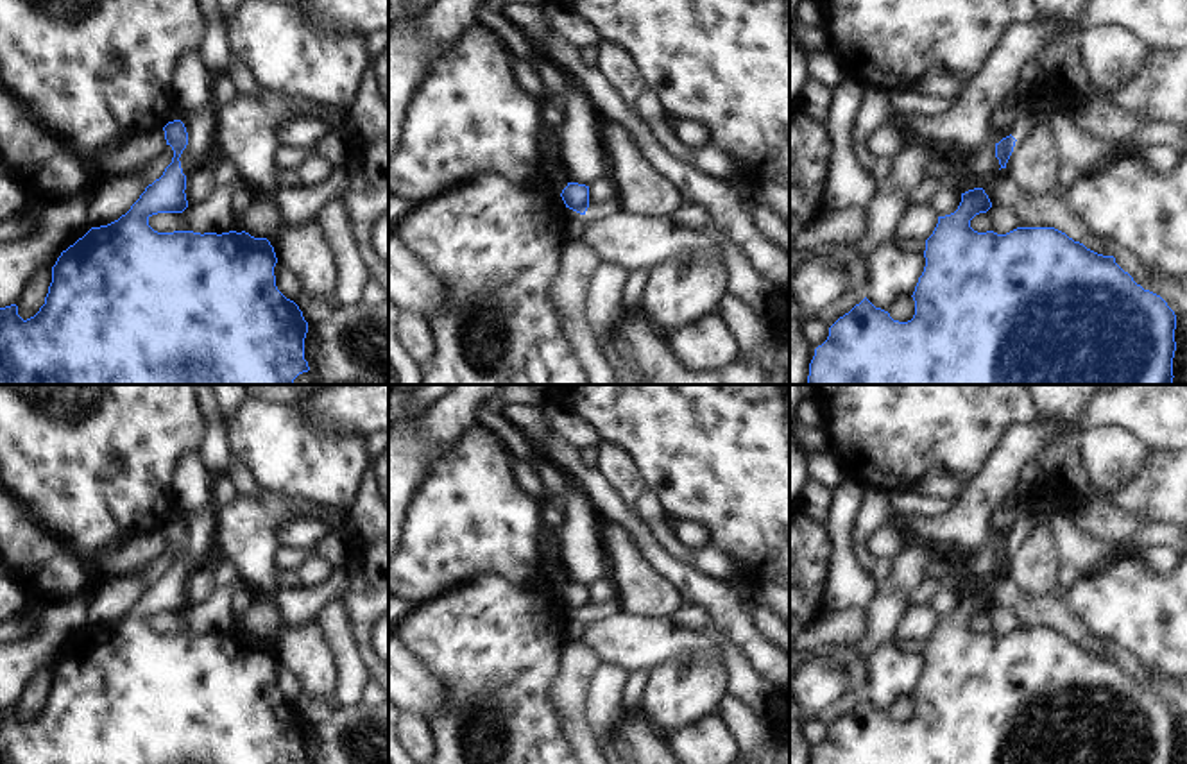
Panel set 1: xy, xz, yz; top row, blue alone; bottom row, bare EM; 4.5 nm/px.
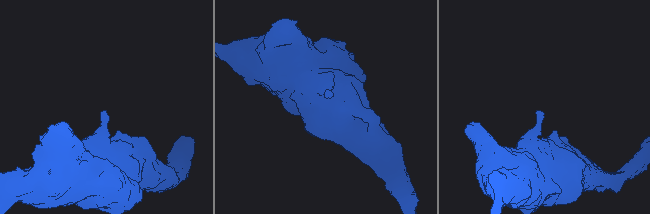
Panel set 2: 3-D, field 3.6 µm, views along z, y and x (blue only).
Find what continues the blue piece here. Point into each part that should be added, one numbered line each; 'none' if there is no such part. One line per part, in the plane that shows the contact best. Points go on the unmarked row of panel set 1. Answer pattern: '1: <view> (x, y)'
none

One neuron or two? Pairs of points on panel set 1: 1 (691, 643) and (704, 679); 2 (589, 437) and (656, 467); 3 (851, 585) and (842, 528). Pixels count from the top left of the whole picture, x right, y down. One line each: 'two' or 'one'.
1: two
2: two
3: one

